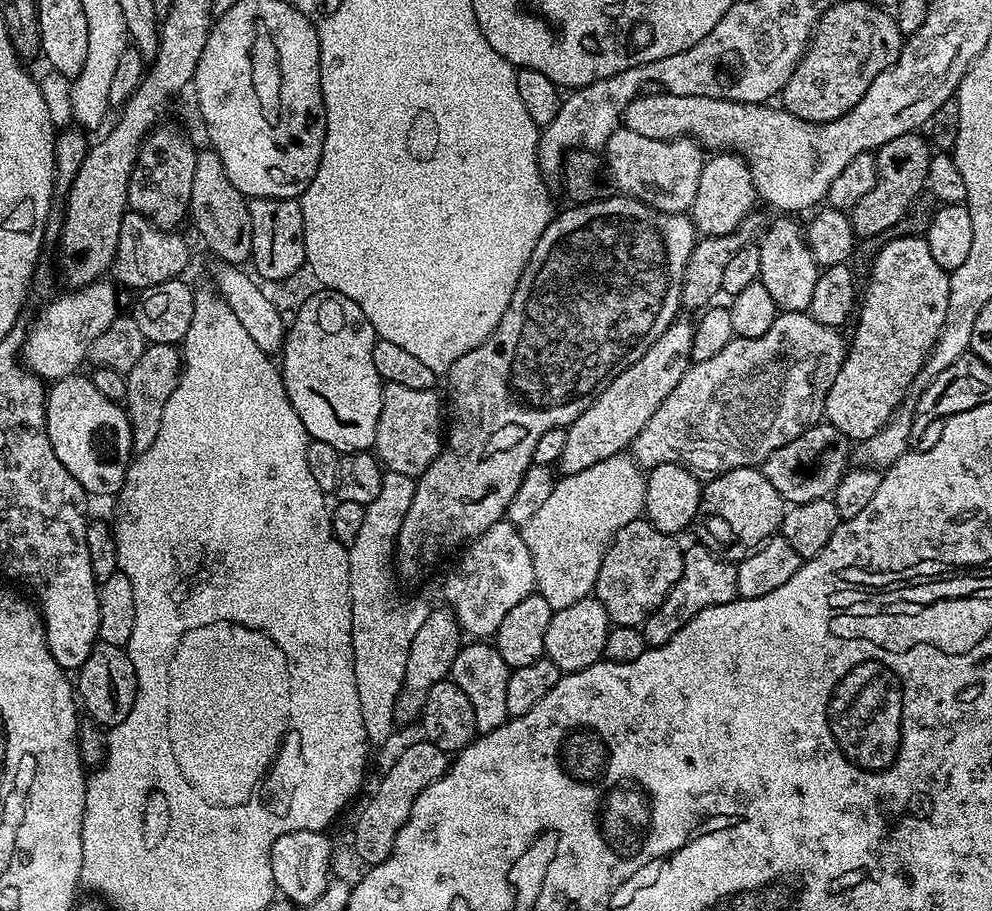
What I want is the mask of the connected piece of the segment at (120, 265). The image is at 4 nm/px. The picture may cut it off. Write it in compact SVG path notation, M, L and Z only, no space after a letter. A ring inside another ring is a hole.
M131 210L124 213L122 230L118 230L118 246L110 269L117 285L143 290L158 282L175 280L188 264L188 244L179 231L162 232L142 214Z

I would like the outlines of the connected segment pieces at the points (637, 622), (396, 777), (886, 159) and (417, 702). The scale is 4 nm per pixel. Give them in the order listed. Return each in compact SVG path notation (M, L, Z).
M648 519L626 522L608 545L598 570L595 599L602 602L613 625L640 626L670 594L674 582L682 578L684 548L675 535L655 528Z
M417 738L413 744L406 745L397 754L396 761L385 770L384 777L380 780L380 785L373 790L372 797L365 802L364 809L357 814L356 825L352 828L352 844L356 847L357 858L364 863L364 866L381 864L386 862L386 858L390 858L398 830L402 830L406 818L410 818L410 810L414 806L418 794L422 794L422 790L426 790L426 786L438 782L438 778L442 778L442 774L448 771L449 767L449 753L438 750L438 746L434 746L429 740L423 738Z
M915 131L902 134L898 138L890 138L890 142L886 142L875 153L878 178L874 190L870 190L870 194L866 194L866 198L861 198L850 210L852 231L857 237L883 236L886 230L890 230L896 225L898 218L902 218L908 213L910 205L925 191L928 183L928 167L932 161L933 153L930 151L929 141L920 135L919 131Z
M440 606L437 612L436 609L429 611L425 622L418 629L418 634L414 635L414 640L410 642L405 680L396 704L395 719L397 721L415 721L419 717L420 711L424 709L430 686L434 686L451 673L454 658L460 653L462 647L460 636L462 637L462 629L452 611L444 606Z

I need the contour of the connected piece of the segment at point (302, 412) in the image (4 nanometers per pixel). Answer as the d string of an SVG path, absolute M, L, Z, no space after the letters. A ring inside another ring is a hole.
M319 291L305 298L304 305L287 325L284 347L278 356L280 377L284 380L290 406L294 406L294 414L302 418L302 426L306 426L311 439L326 442L341 454L367 452L376 443L384 397L384 384L378 370L374 370L374 346L378 337L366 314L362 314L353 300L337 292Z

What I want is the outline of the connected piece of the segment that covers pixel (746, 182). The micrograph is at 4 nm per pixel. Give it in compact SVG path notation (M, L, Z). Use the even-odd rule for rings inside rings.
M720 150L709 155L704 162L702 178L698 178L698 194L690 209L692 222L701 237L725 236L730 234L753 211L758 197L754 178L743 156L731 151Z

